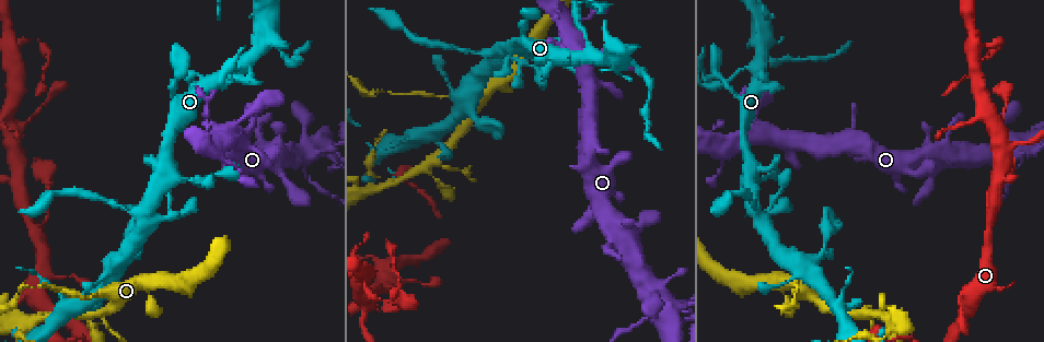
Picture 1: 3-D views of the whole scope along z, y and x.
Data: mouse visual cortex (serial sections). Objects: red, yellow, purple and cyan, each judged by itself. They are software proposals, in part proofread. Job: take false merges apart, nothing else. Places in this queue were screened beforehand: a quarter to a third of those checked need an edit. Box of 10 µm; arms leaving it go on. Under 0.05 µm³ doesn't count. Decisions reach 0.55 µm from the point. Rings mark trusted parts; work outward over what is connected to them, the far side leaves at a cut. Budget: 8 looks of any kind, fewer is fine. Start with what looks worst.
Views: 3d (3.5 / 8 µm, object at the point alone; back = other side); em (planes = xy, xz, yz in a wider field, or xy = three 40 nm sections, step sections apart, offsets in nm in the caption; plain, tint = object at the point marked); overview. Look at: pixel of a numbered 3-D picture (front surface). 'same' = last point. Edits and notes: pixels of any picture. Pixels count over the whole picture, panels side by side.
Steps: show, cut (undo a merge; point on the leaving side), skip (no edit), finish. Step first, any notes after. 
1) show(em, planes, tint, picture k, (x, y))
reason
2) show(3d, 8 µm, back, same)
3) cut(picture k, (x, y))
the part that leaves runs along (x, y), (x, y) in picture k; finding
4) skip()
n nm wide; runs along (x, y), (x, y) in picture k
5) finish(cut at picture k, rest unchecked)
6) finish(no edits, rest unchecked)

show(em, xy, step 2, tint, picture 1, (79, 318))
four or more arms meet

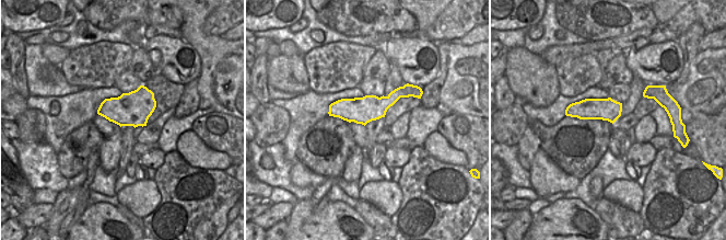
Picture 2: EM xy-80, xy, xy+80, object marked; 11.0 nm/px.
show(3d, 3.5 µm, same)

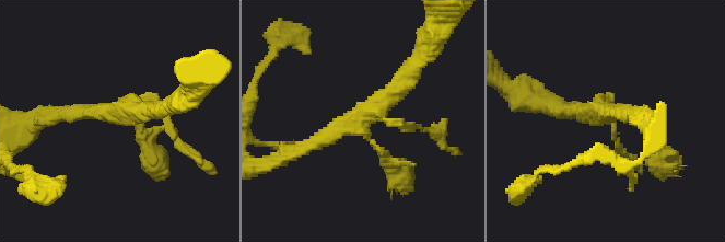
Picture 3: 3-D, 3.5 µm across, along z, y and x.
skip()
arms of 150, 150, 200, 250 nm; runs along (406, 93), (376, 107), (331, 113) in picture 2; one cell here

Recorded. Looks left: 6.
show(3d, 3.5 µm, picture 1, (87, 298))
calibre changes

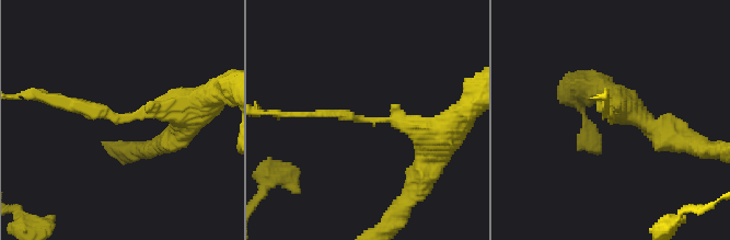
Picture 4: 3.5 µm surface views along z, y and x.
show(em, xy, step 5, tint, picture 4, (123, 114))
arms of 150, 350 nm

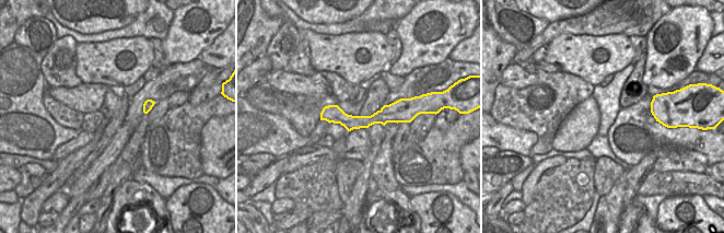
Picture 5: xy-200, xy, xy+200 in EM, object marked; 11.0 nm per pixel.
cut(picture 4, (102, 114))
border along (380, 111), (382, 123) in picture 5; two cells meet here

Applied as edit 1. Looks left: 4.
show(overview)
redraw

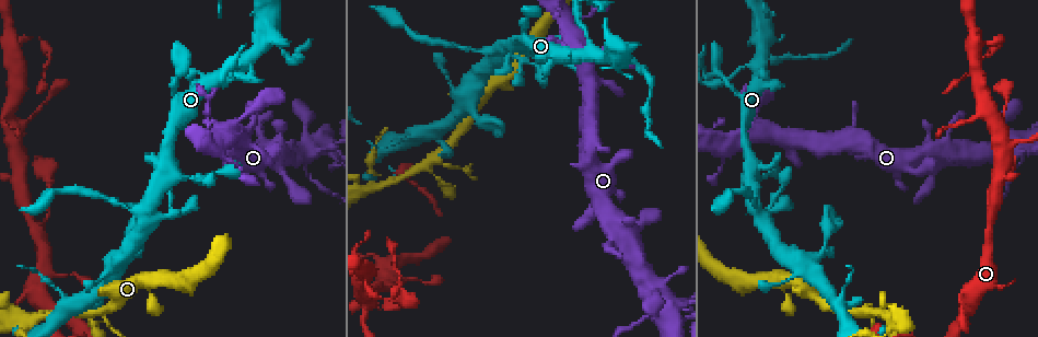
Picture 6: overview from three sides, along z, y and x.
show(3d, 3.5 µm, back, picture 6, (386, 285))
branch point

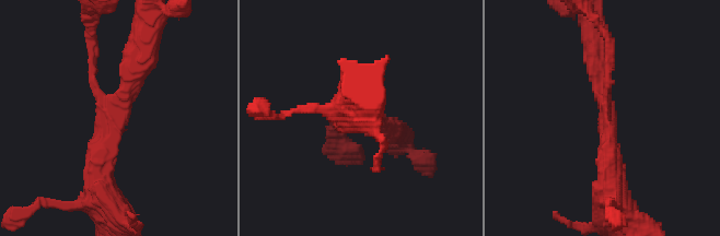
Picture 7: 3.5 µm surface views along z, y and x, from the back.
skip()
runs along (100, 175), (143, 37) in picture 7; continuous, no second cell

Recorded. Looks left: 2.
finish(cut at picture 4, rest unchecked)

